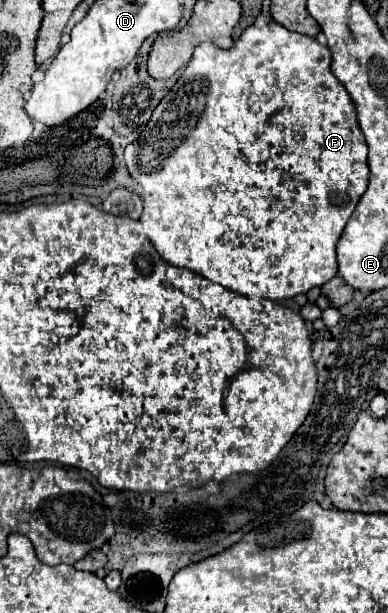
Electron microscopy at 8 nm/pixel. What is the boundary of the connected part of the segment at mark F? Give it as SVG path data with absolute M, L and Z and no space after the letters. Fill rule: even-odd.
M270 22L264 28L248 26L230 50L222 50L214 44L196 46L186 70L182 72L170 94L166 94L164 100L156 106L150 122L140 132L140 138L134 144L126 146L124 156L128 172L144 190L144 212L138 222L142 222L144 236L150 238L158 254L172 266L188 268L202 274L212 284L220 284L244 296L260 296L268 300L294 298L296 294L308 292L314 286L326 284L338 274L338 236L344 232L344 226L350 220L358 200L366 192L370 175L368 148L356 120L354 102L340 80L336 80L336 76L330 72L330 50L322 46L316 38L290 32L276 22Z

